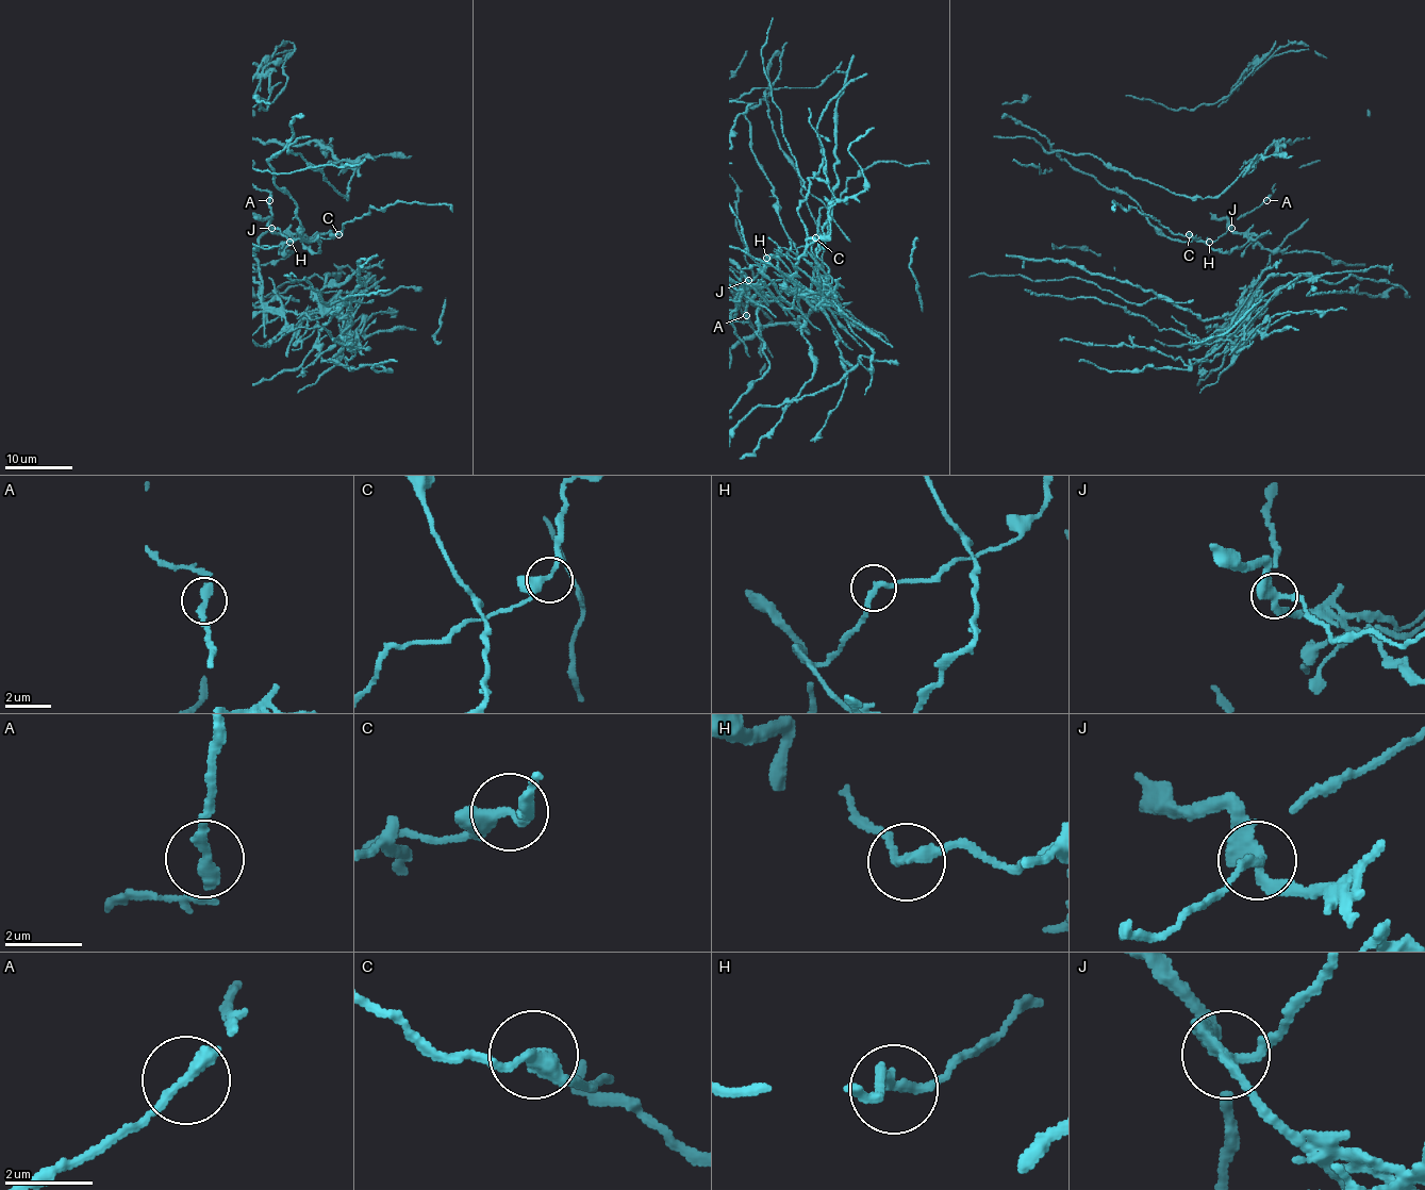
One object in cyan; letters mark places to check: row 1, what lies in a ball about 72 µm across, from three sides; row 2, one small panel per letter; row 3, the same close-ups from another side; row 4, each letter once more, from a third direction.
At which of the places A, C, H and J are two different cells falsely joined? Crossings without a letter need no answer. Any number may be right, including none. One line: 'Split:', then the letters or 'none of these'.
Split: J

